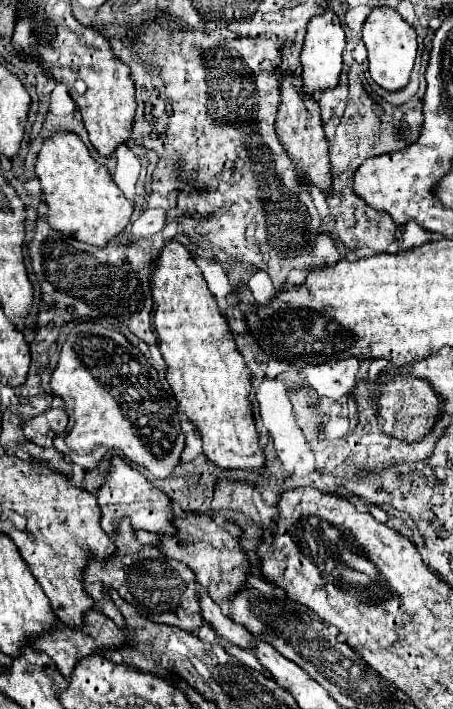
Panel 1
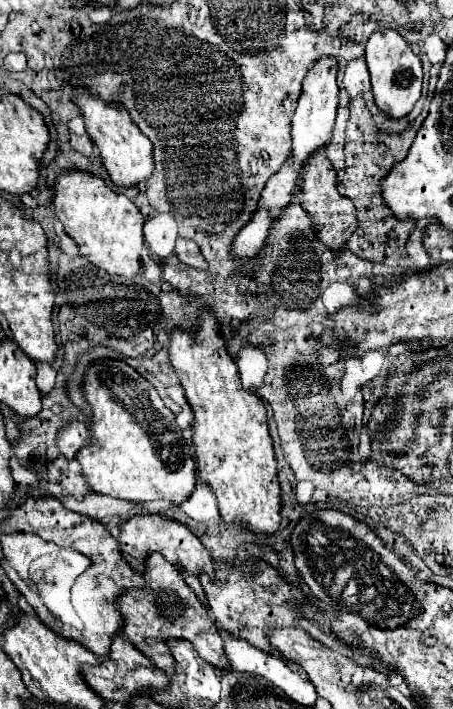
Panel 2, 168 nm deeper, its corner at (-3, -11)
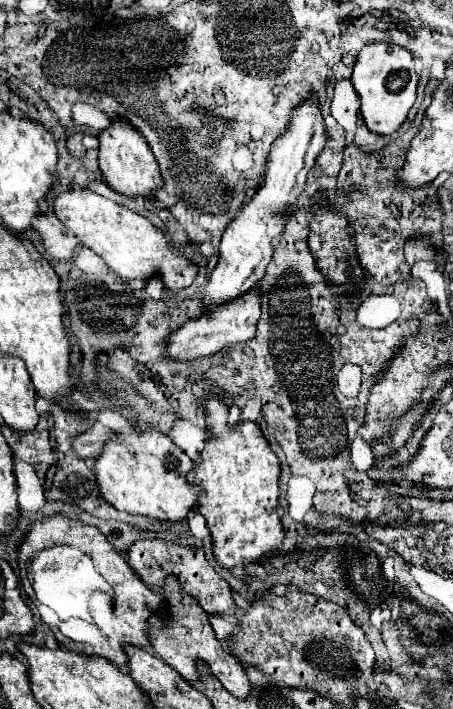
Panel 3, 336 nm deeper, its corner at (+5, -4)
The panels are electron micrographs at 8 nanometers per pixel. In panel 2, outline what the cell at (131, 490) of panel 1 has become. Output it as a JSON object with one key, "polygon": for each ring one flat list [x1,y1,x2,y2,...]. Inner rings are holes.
{"polygon":[[137,515,131,521,121,525,119,547,121,547,123,559,139,573,145,569,145,557,149,553,161,553,171,565,179,565,187,573,193,573,193,575,207,573,211,579,215,579,215,563,211,559,211,553,189,531,189,527,185,527,177,521,169,521,159,515]]}

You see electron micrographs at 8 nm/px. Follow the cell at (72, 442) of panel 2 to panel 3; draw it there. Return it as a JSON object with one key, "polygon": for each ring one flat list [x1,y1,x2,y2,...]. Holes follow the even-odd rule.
{"polygon":[[95,422,89,430,85,430,83,434,73,436,71,444,73,444,73,452,79,458,95,458,101,450,103,444,113,436,113,430,109,430,107,426,103,426,101,422]]}

